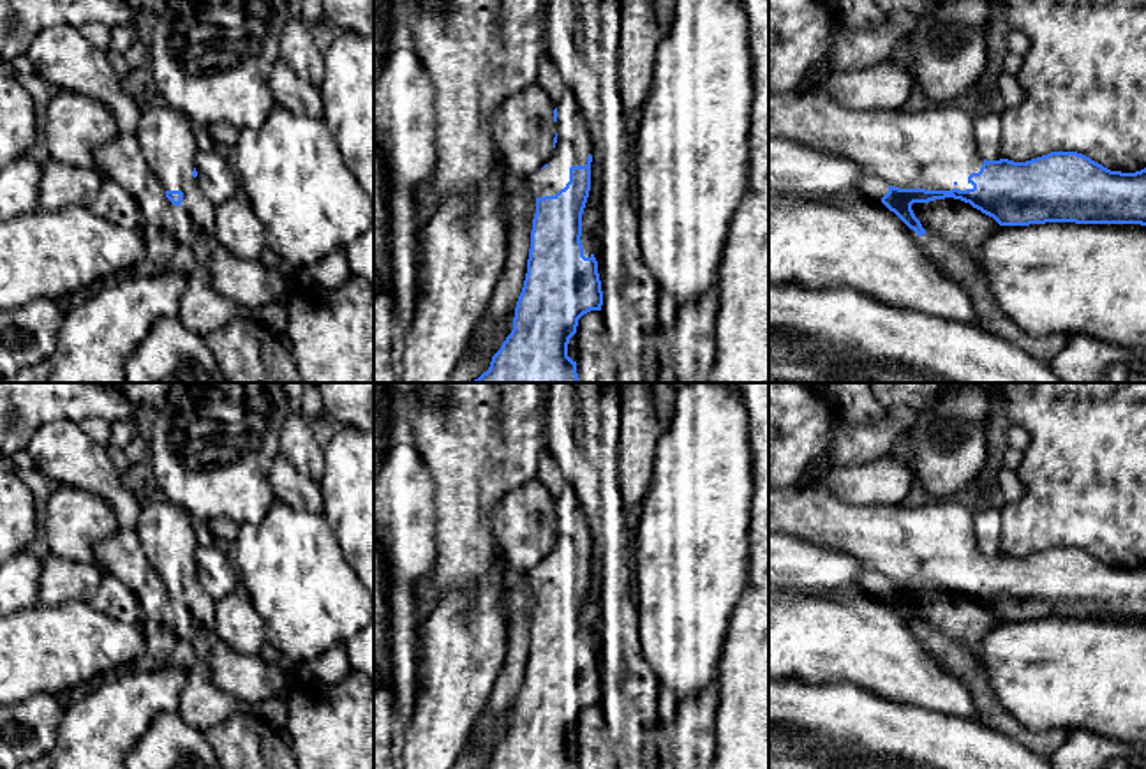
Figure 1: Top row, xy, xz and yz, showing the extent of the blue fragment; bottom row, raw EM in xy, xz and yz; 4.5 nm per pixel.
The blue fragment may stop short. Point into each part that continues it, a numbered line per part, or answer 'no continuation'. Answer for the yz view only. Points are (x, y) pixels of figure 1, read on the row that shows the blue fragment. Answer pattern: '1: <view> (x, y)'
1: yz (931, 149)

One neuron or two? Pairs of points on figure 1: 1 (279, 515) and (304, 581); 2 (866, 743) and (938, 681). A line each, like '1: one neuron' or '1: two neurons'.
1: one neuron
2: two neurons

